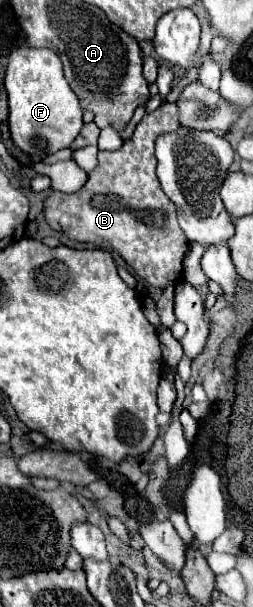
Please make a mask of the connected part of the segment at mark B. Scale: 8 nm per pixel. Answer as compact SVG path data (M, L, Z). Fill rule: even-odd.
M161 104L155 112L143 116L131 140L115 152L99 152L99 164L89 174L87 184L75 194L53 190L43 202L43 216L51 230L65 234L69 240L95 244L115 250L131 270L149 282L163 288L169 280L179 282L183 256L189 250L189 240L177 222L177 208L161 190L155 174L155 138L163 132L173 132L179 126L177 104Z

